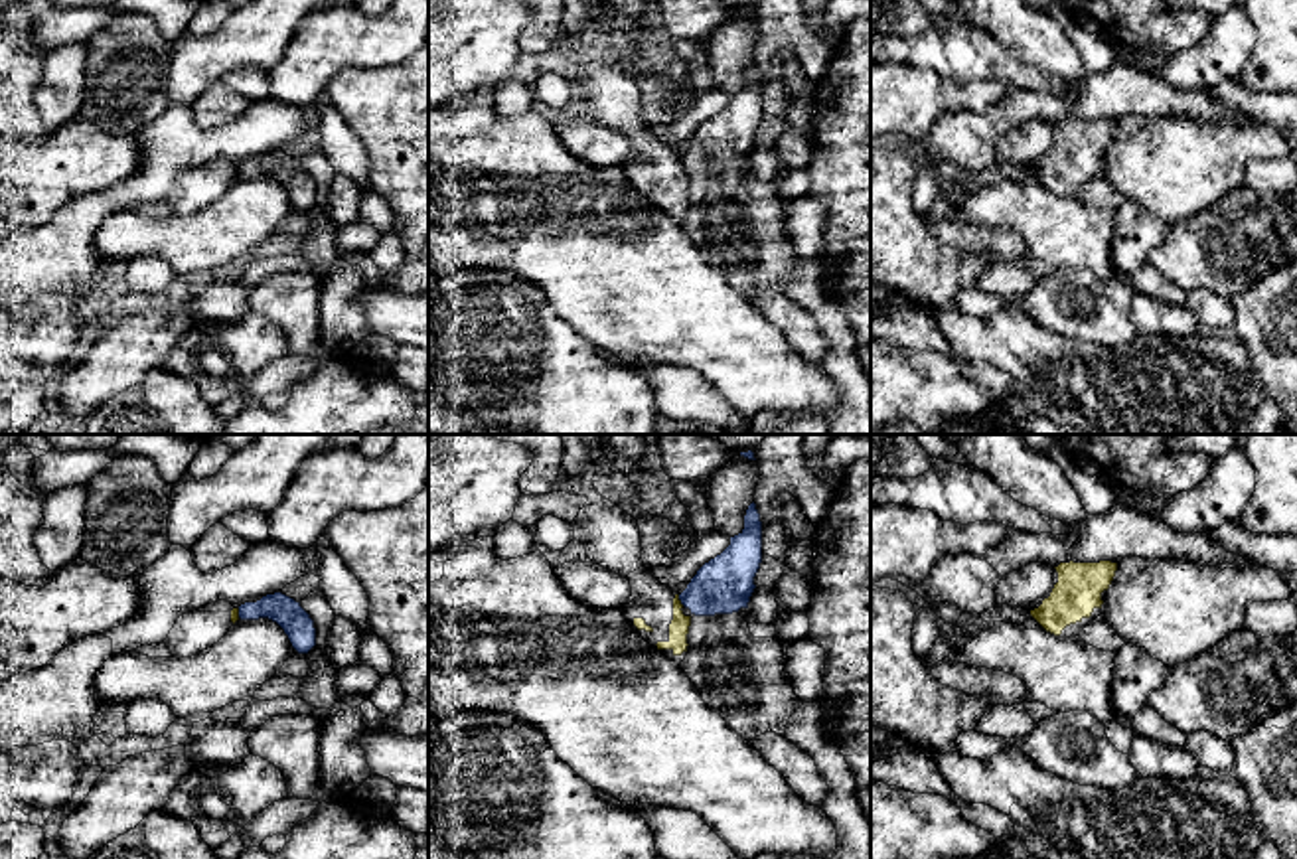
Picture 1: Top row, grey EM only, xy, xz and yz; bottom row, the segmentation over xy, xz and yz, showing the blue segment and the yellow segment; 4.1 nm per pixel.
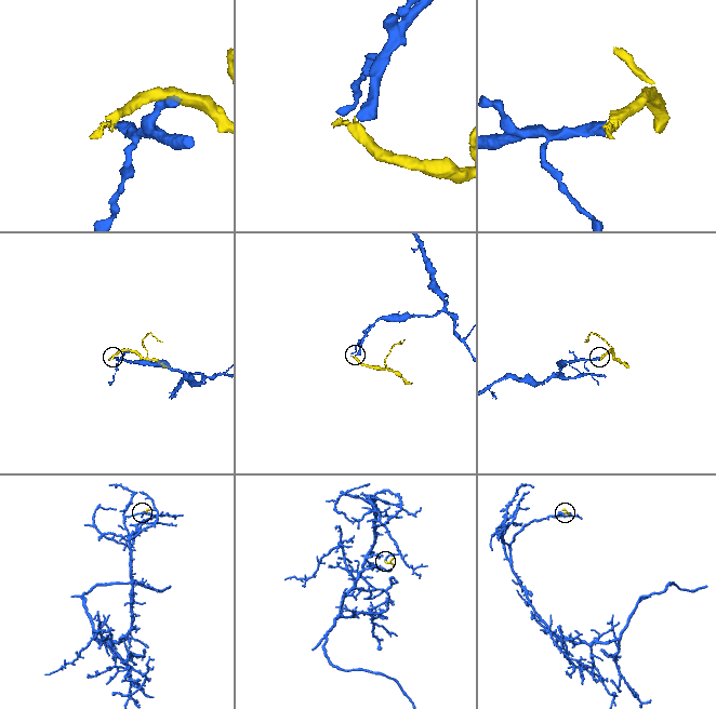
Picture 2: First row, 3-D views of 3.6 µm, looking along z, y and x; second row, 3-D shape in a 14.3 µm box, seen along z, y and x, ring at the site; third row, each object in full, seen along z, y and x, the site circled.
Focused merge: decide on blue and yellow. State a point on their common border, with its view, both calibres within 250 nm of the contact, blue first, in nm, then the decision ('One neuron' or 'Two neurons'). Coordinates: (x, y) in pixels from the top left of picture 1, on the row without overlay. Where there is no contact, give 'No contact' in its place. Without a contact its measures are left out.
Touches blue at xz (680, 156). Thickness 240 nm (blue) against 80 nm. Two neurons

